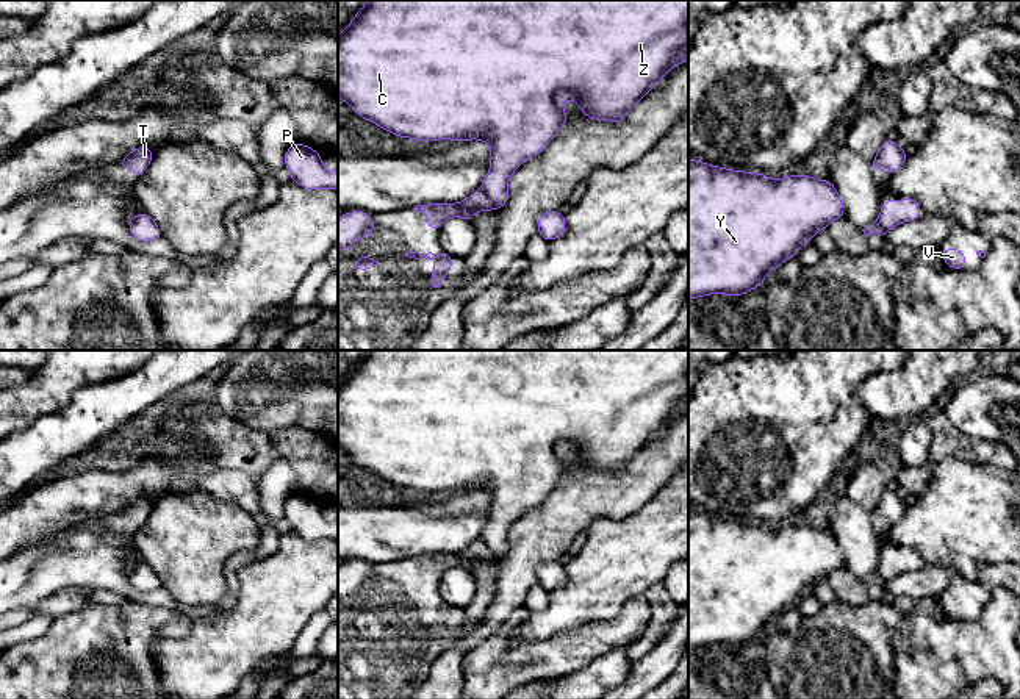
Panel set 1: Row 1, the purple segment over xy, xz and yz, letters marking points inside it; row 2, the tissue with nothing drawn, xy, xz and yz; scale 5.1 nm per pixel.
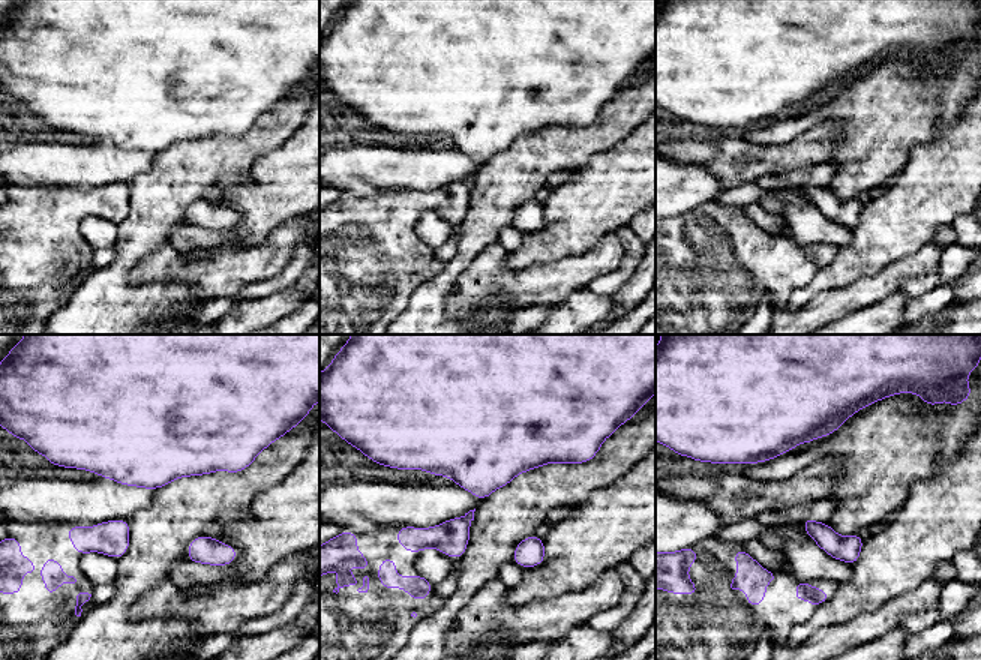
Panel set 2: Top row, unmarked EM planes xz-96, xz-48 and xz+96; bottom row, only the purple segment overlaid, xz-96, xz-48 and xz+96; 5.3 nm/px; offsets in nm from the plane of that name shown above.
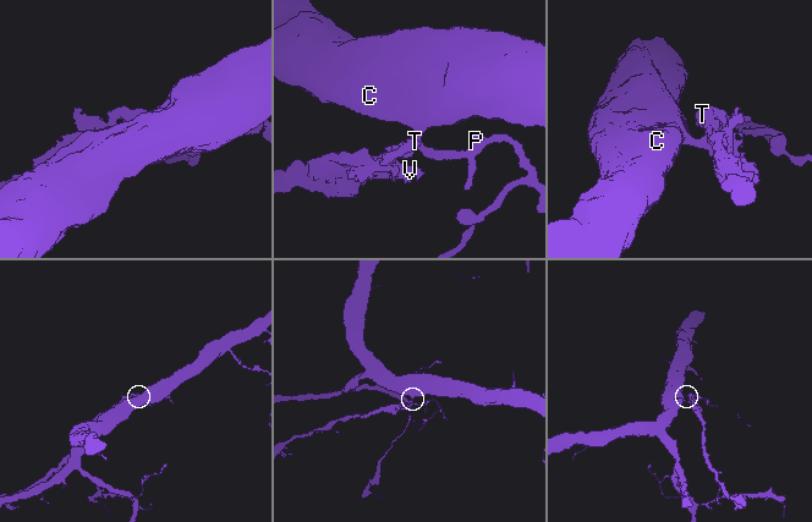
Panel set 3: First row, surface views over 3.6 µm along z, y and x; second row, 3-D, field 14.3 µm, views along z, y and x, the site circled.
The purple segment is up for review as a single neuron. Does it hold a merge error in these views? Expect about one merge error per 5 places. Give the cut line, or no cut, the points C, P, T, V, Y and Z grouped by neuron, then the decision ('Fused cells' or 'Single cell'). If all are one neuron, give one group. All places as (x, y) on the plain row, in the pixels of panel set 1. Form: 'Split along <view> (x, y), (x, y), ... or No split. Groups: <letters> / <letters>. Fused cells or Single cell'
Split along xz (481, 538), (495, 559). Groups: C P Y Z / T V. Fused cells

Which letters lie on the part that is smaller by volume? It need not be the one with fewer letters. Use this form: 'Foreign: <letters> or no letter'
Foreign: T, V

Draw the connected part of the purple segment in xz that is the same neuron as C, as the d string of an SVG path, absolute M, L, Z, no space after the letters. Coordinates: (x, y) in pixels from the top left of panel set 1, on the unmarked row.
M366 350L346 380L338 385L338 447L354 463L397 488L422 493L441 489L487 493L491 511L480 539L493 552L494 560L501 560L508 550L508 529L523 513L540 505L568 471L562 458L563 449L576 452L585 468L620 474L671 419L687 410L688 350Z

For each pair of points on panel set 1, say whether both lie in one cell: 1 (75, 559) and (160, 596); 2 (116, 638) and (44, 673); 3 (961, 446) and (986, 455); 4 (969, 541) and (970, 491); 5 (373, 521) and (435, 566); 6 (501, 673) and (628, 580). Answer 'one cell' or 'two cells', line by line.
1: one cell
2: one cell
3: one cell
4: one cell
5: two cells
6: two cells

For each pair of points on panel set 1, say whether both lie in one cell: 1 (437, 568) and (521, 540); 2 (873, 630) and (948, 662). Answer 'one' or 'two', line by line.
1: two
2: two

